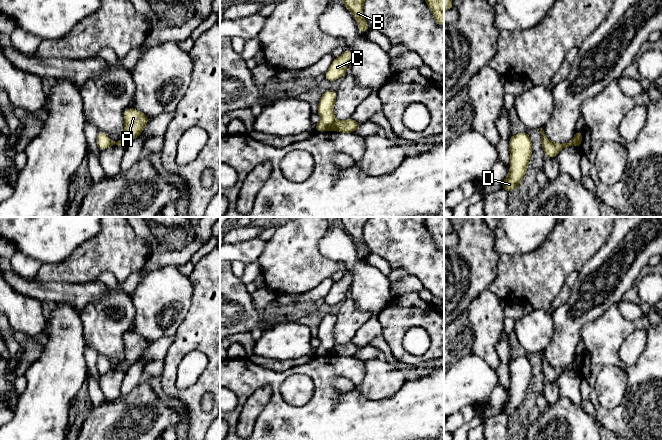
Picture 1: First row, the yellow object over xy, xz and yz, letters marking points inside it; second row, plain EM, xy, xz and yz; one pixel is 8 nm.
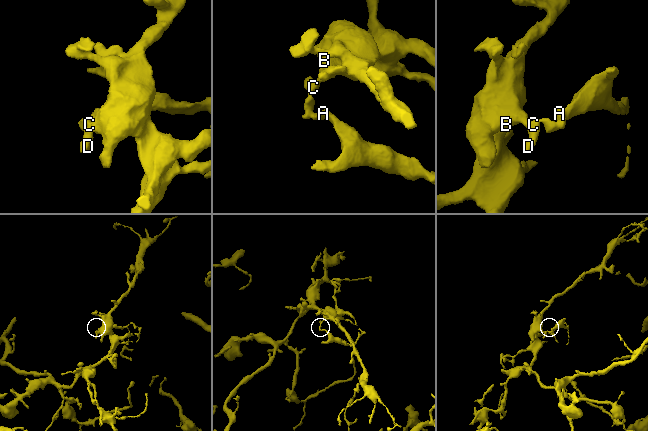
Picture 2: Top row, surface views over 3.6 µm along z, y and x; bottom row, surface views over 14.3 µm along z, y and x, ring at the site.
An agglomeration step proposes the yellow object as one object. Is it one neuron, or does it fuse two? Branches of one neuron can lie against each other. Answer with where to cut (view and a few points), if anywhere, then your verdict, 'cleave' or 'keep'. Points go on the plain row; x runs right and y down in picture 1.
cut in xz along (336, 344), (331, 352); cleave

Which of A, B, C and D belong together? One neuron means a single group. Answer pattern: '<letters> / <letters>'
A / B C D

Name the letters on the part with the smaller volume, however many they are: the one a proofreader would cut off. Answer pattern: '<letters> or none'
A

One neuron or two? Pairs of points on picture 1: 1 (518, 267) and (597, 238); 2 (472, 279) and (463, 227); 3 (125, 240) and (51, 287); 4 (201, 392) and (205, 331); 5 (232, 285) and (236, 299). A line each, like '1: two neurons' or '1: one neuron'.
1: one neuron
2: one neuron
3: two neurons
4: one neuron
5: one neuron

